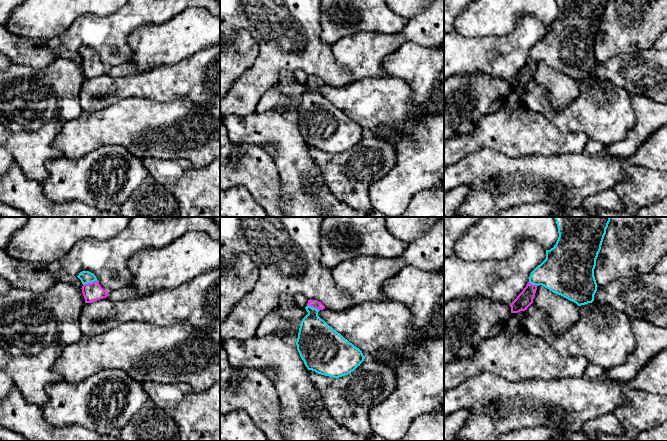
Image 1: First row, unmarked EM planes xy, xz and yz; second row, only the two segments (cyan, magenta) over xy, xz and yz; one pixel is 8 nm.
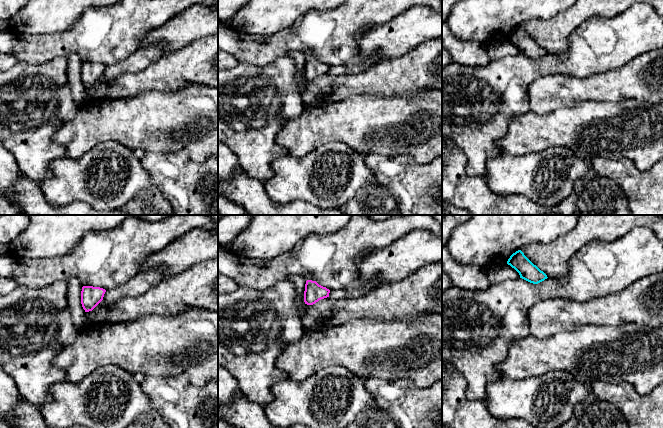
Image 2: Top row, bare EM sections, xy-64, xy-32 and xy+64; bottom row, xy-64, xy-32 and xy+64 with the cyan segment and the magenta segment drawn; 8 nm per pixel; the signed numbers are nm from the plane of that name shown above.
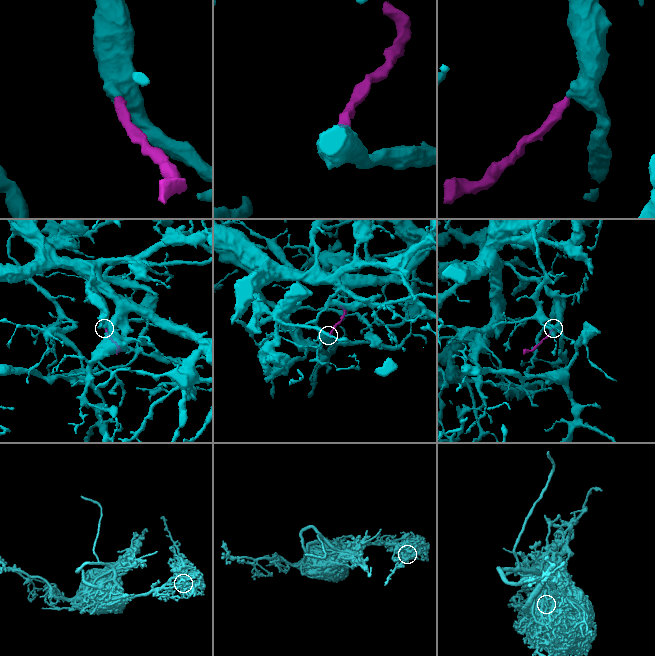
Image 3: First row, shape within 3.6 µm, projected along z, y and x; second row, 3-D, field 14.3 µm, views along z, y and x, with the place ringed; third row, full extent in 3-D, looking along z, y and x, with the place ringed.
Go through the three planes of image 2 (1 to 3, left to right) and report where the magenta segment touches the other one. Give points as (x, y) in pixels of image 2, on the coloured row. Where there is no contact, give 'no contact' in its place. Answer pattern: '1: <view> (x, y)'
1: no contact
2: no contact
3: no contact

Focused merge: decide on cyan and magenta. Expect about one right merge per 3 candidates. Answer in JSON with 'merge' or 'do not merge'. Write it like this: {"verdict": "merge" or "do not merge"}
{"verdict": "merge"}

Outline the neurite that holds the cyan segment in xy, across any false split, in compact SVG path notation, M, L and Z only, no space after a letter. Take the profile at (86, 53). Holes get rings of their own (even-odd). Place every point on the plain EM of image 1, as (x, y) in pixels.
M82 47L77 53L83 60L81 65L85 79L92 79L108 72L108 68L101 63L93 49Z

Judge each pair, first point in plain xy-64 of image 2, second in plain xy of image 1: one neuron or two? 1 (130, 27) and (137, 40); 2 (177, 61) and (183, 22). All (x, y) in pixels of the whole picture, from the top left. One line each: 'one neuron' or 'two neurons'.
1: two neurons
2: two neurons

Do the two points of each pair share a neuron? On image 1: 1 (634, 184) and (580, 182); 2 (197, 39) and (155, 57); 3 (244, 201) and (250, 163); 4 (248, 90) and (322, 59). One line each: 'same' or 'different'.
1: different
2: same
3: different
4: same

